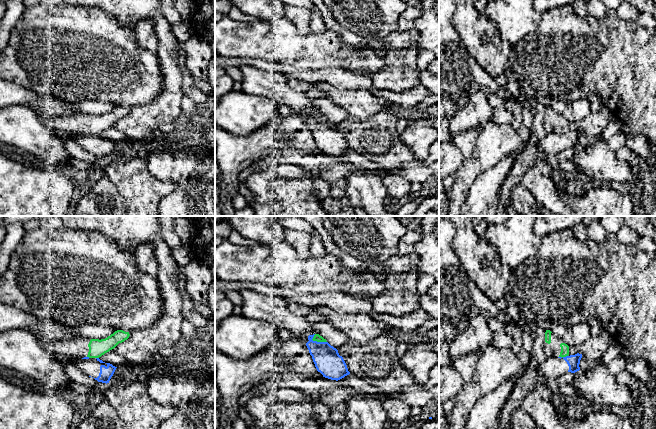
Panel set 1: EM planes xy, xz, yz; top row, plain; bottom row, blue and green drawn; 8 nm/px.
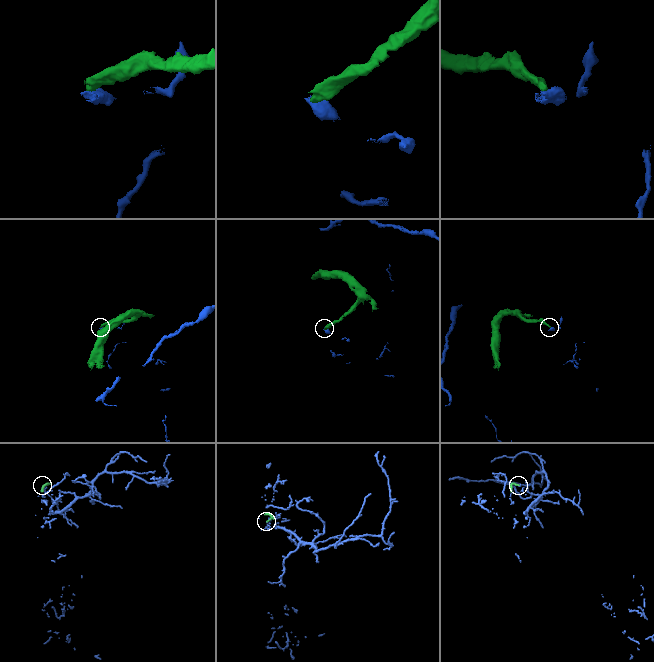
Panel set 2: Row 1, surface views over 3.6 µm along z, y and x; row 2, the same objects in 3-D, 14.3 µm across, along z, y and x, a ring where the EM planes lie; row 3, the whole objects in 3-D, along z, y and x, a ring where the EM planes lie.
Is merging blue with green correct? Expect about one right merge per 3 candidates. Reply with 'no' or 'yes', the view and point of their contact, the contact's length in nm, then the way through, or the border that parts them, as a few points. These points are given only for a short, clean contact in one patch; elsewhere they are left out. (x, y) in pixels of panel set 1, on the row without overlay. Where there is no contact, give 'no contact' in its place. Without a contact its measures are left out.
no | xz (319, 118) | 130 nm | along xz (311, 115), (326, 118)

